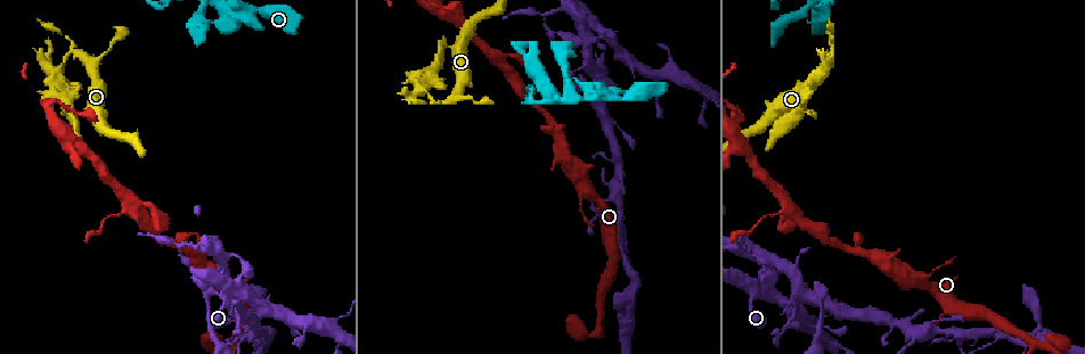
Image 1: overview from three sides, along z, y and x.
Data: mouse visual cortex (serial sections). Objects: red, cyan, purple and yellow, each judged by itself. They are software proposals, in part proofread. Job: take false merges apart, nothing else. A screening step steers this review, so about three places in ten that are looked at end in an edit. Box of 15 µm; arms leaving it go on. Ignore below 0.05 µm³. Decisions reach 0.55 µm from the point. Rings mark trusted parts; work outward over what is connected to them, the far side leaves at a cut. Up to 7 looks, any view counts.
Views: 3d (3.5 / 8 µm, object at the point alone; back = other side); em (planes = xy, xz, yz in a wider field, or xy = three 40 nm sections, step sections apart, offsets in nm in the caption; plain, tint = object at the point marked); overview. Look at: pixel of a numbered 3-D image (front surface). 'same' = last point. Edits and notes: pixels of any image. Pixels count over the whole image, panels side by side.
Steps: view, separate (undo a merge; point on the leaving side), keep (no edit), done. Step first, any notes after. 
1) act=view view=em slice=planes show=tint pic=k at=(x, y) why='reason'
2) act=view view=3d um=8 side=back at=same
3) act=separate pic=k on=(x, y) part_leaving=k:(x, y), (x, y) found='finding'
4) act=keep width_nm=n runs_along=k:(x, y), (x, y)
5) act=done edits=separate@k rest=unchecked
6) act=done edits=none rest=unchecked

act=view view=3d um=3.5 pic=1 at=(247, 15) why='three arms meet'

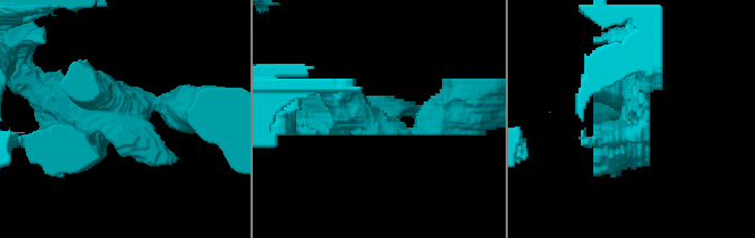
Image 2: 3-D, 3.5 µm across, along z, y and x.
act=view view=em slice=xy step=5 show=tint pic=2 at=(383, 118) why='now the EM'

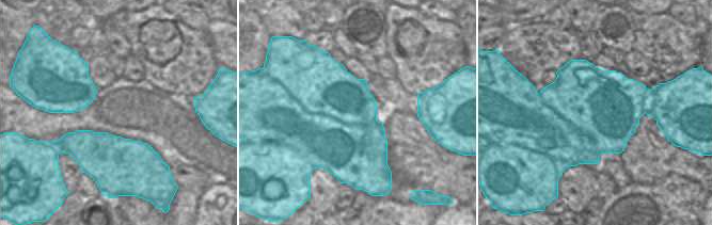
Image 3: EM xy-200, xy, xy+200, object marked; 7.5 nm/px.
act=separate pic=2 on=(141, 130) width_nm=750 part_leaving=2:(153, 107), (58, 100), (44, 92) found='two cells meet here'

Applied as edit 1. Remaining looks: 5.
act=view view=overview why='see it whole again'

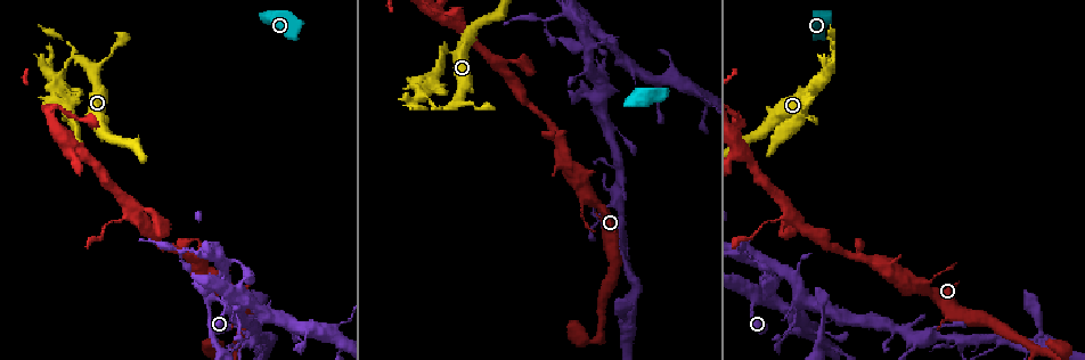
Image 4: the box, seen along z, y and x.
act=view view=3d um=8 pic=4 at=(71, 56) why='sharp bend'

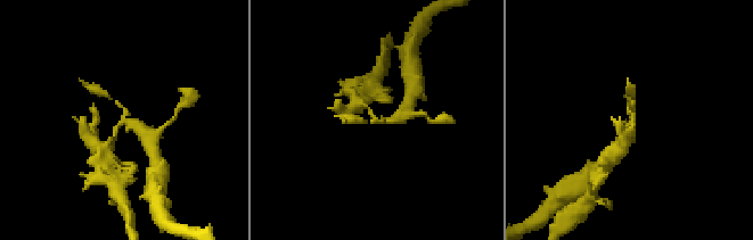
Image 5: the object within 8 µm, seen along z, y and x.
act=view view=3d um=3.5 pic=5 at=(122, 124)

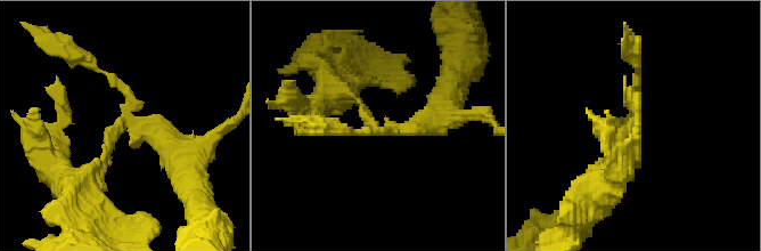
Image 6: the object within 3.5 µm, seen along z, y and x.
act=view view=em slice=xy step=3 show=tint pic=6 at=(633, 124)

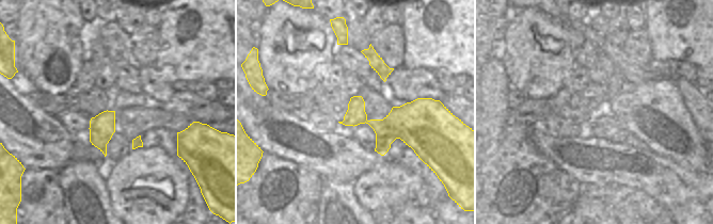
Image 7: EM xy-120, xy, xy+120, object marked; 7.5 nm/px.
act=separate pic=6 on=(113, 79) found='two cells meet here'

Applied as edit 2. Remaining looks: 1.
act=done edits=separate@2,separate@6 rest=unchecked

